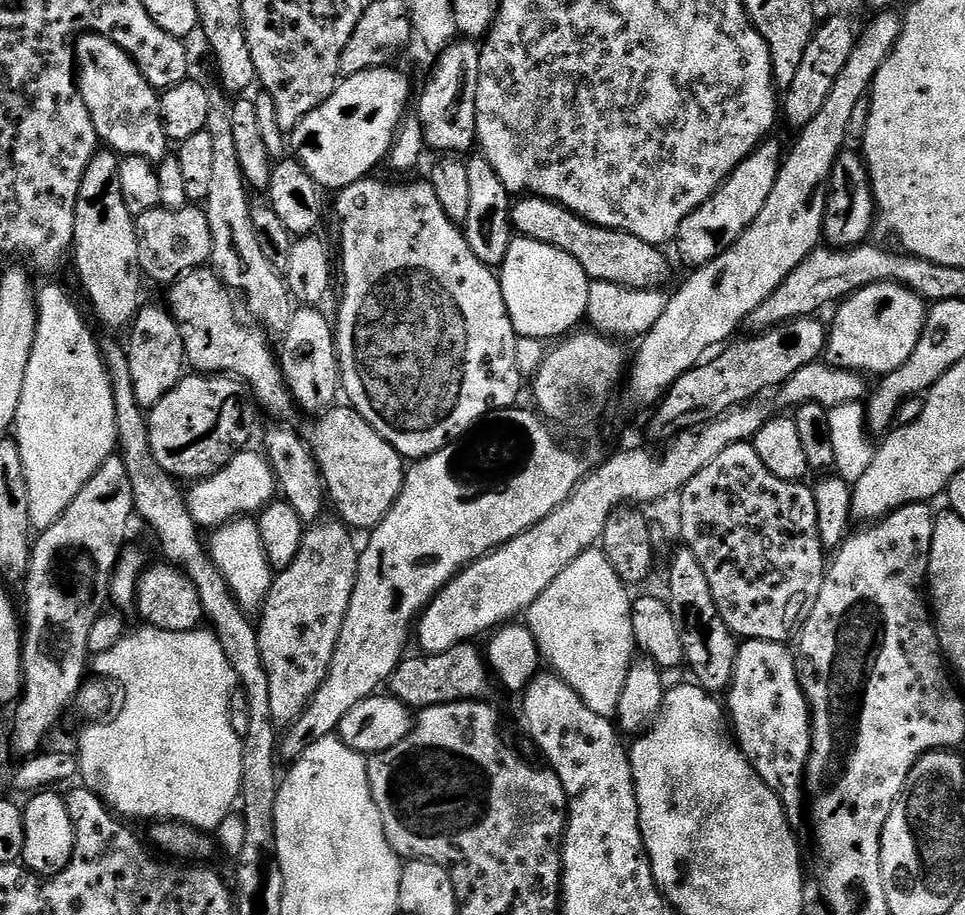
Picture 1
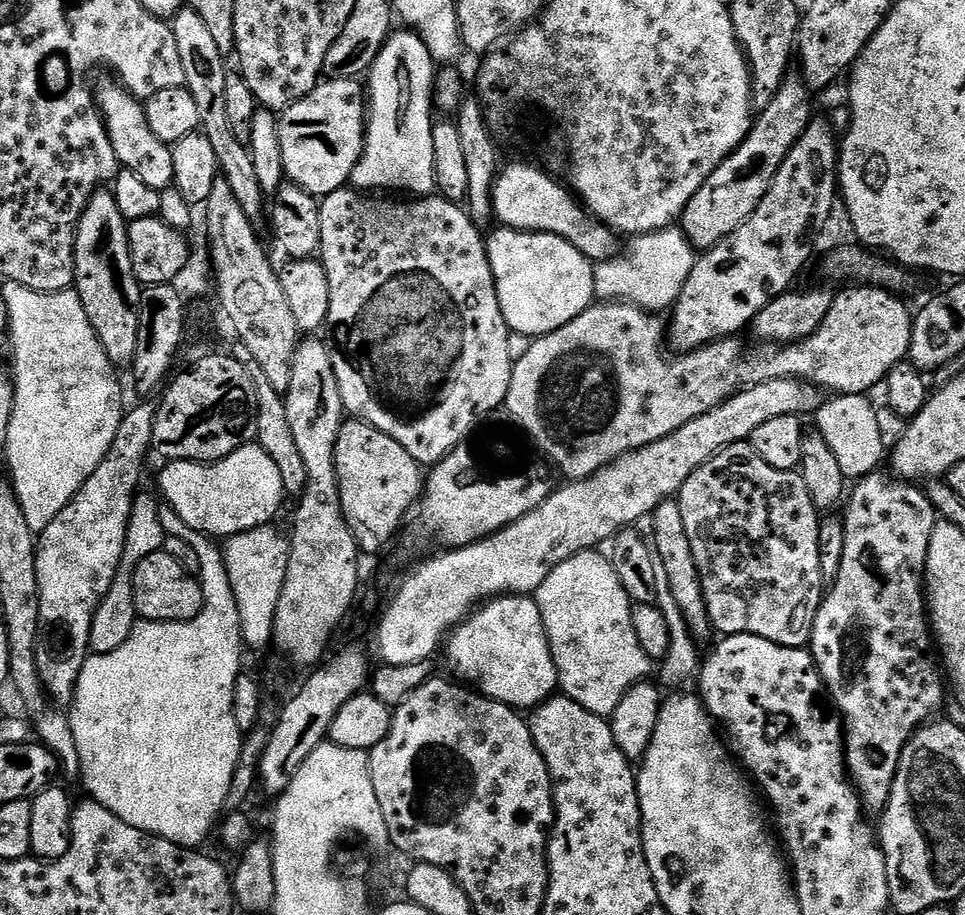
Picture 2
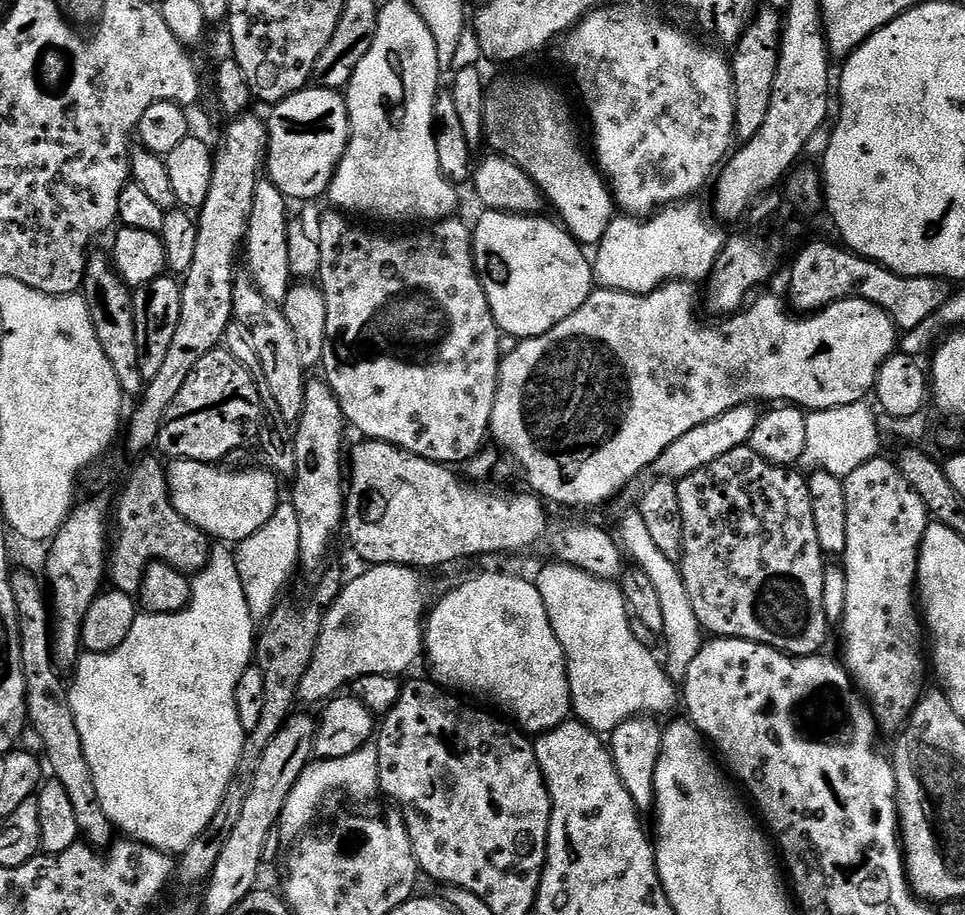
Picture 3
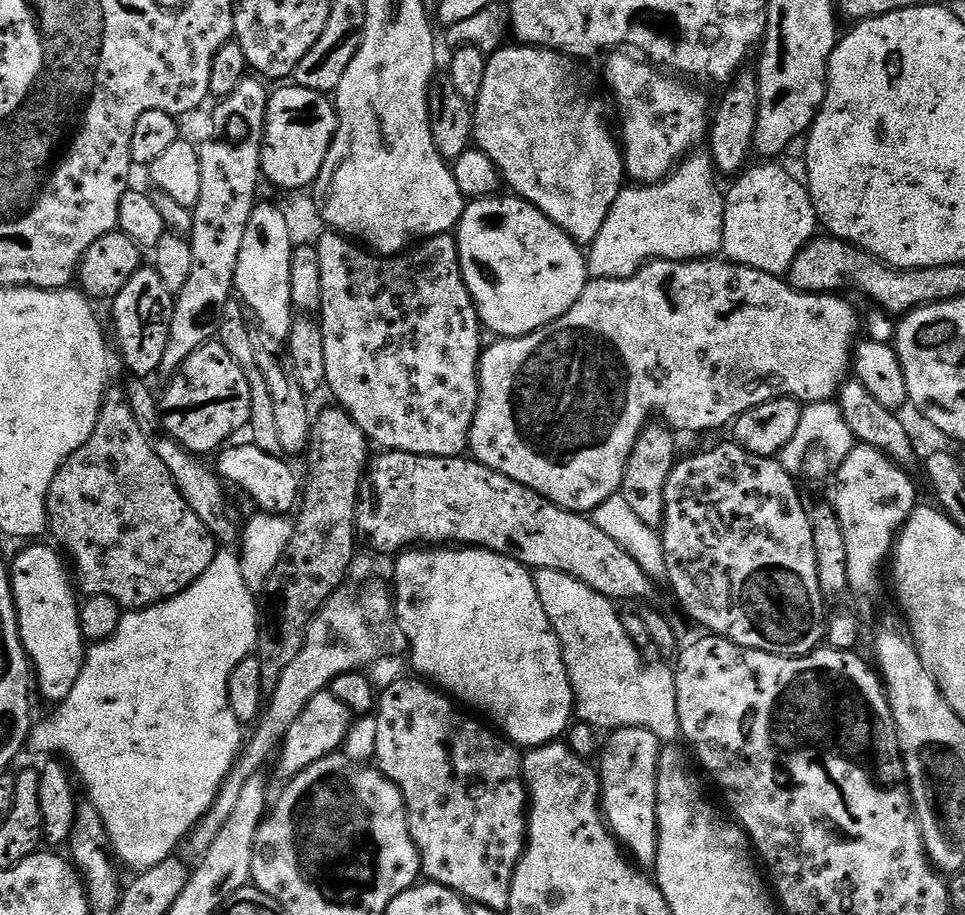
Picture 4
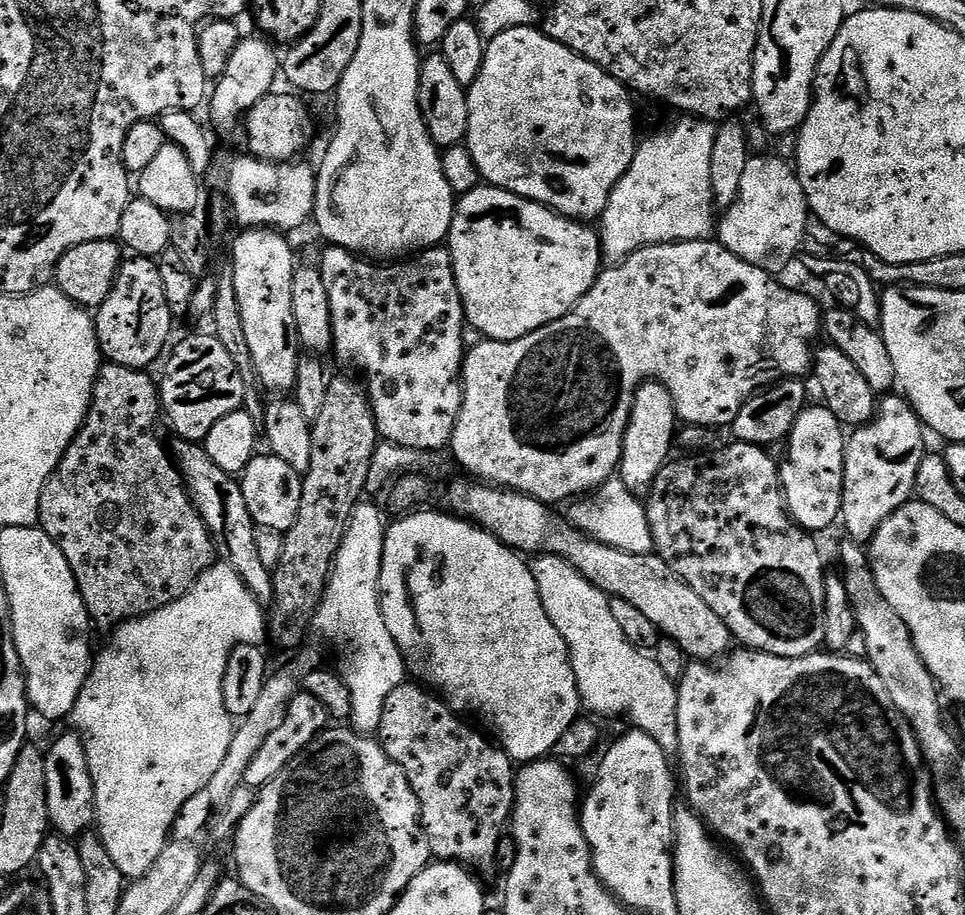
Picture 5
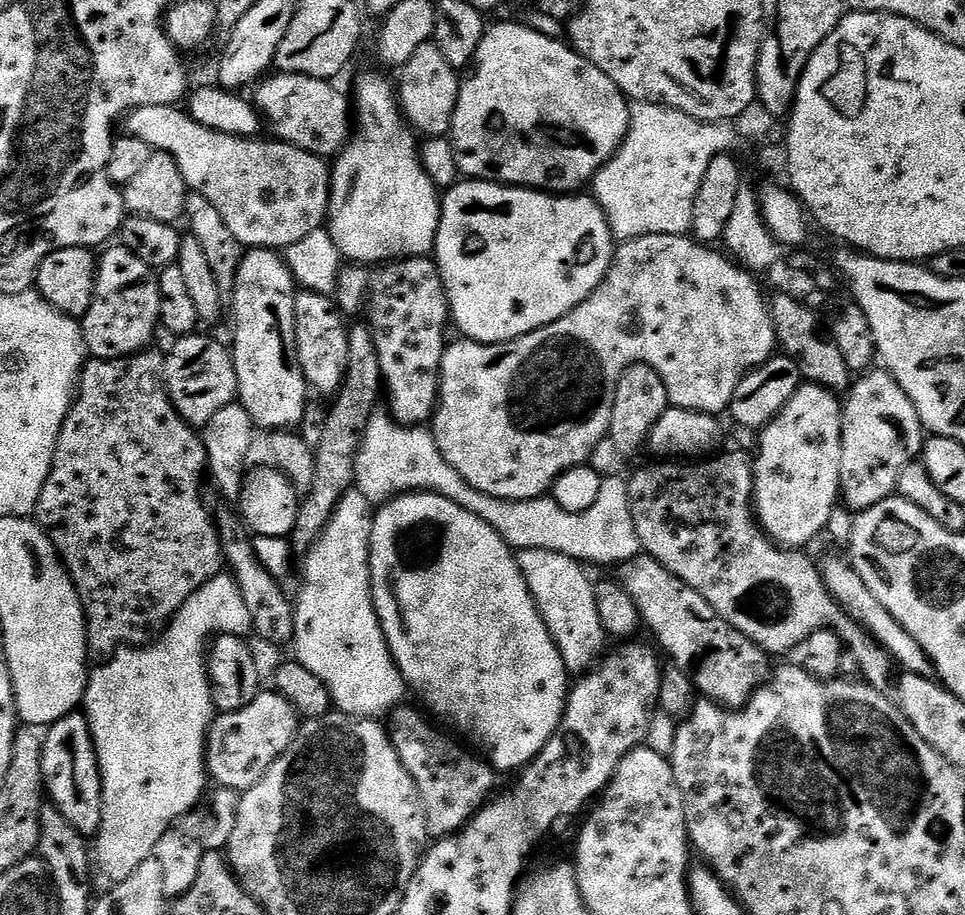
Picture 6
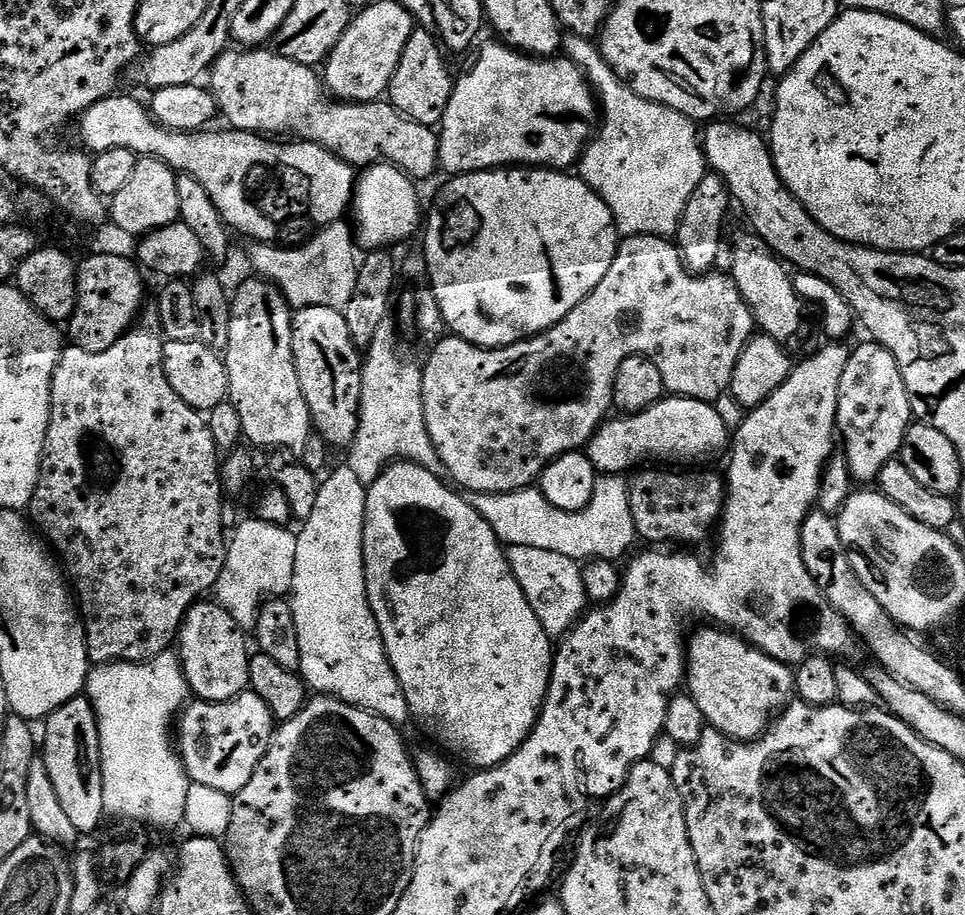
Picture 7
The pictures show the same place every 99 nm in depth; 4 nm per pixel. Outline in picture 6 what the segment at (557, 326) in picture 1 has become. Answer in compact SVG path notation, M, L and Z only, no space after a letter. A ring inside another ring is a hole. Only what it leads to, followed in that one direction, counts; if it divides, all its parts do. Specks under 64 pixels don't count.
M461 179L453 188L443 193L440 202L440 225L436 235L434 259L440 267L440 277L448 292L448 311L451 323L460 331L461 337L477 340L479 344L504 344L507 340L517 340L520 336L530 334L547 324L560 320L567 312L573 312L578 305L596 291L608 267L612 265L614 255L614 237L606 214L600 208L600 203L588 194L553 194L538 192L531 188L514 188L511 184L501 184L490 180Z

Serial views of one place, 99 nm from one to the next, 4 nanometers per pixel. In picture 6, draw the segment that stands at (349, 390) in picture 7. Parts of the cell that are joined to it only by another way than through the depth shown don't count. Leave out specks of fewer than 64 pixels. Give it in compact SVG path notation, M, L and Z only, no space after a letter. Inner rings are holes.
M300 290L296 293L296 349L304 380L313 393L335 397L348 374L349 325L339 307L325 293Z

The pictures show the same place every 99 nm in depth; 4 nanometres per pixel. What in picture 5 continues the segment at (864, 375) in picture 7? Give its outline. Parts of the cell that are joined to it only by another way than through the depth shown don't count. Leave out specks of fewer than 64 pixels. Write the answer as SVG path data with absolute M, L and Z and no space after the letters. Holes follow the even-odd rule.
M888 394L879 401L879 411L866 424L847 437L844 446L844 489L840 520L855 543L864 546L872 535L903 506L913 499L918 466L926 454L925 425L900 394Z

